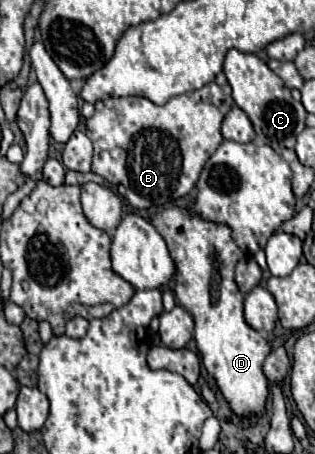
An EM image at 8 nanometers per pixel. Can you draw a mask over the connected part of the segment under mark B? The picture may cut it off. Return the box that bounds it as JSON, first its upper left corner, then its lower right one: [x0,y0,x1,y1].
[87,82,233,209]

